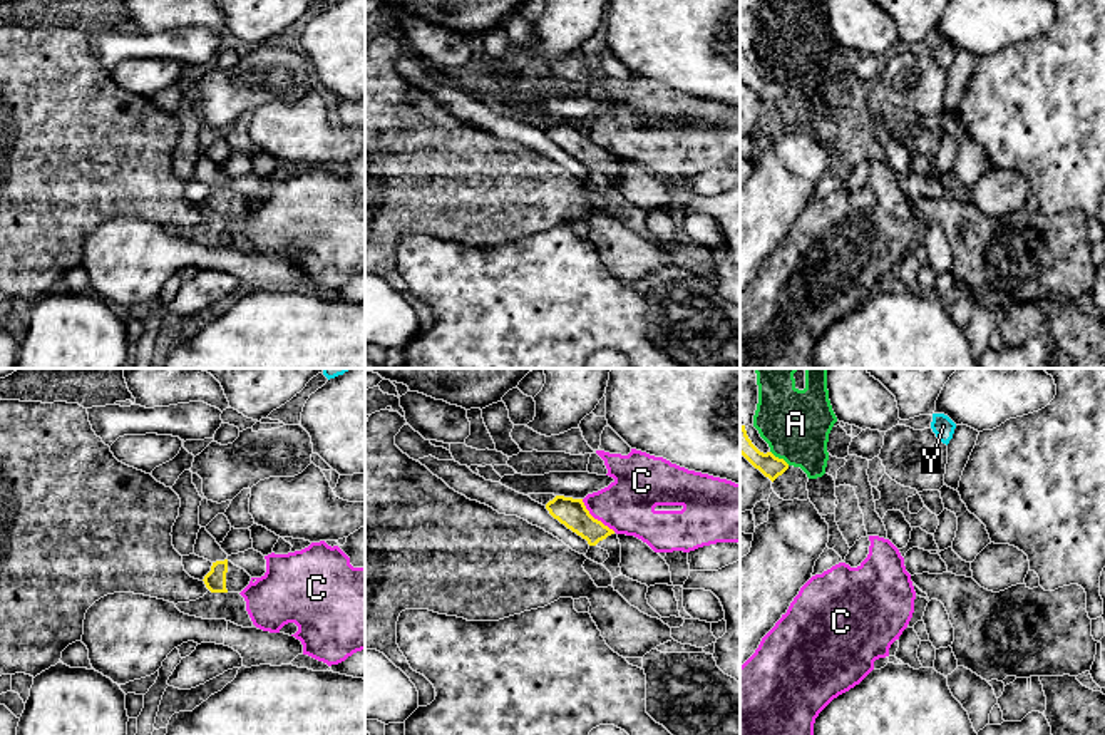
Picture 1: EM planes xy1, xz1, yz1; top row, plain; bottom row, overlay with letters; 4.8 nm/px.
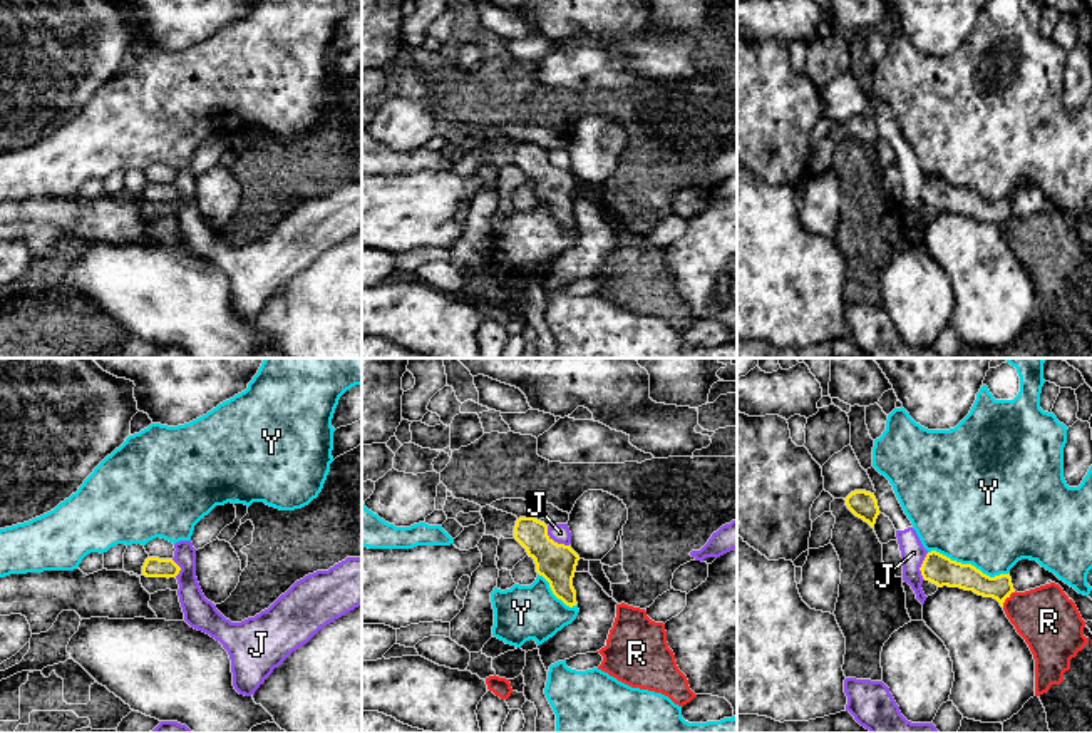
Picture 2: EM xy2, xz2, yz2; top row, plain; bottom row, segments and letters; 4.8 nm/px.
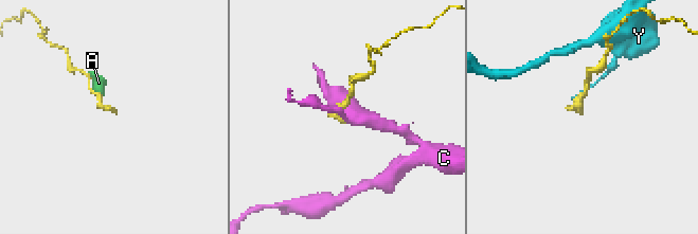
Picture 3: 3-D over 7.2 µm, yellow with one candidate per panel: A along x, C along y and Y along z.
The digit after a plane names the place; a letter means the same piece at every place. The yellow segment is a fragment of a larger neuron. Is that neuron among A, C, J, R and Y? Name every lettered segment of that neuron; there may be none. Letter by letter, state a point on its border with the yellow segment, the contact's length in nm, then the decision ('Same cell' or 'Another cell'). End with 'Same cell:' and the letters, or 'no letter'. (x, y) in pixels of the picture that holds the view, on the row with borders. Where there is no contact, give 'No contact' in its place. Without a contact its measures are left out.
A: Touches yellow at yz1 (781, 459). Shared border 120 nm. Another cell
C: Touches yellow at xz1 (596, 519). Shared border 220 nm. Another cell
J: Touches yellow at xz2 (553, 541). Shared border 150 nm. Another cell
R: Touches yellow at yz2 (1007, 596). Shared border 100 nm. Another cell
Y: Touches yellow at yz2 (968, 564). Shared border 400 nm. Another cell
Same cell: no letter

